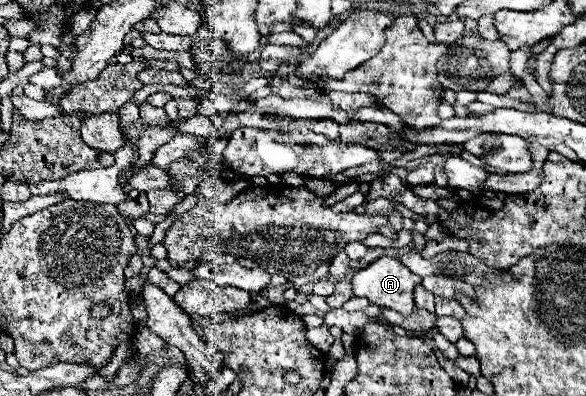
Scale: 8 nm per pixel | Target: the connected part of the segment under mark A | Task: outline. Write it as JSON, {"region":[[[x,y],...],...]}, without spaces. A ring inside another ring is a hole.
{"region":[[[380,257],[374,263],[370,263],[366,269],[360,269],[360,271],[354,273],[354,277],[352,277],[352,293],[356,297],[366,297],[370,303],[376,303],[380,307],[394,309],[394,311],[398,311],[398,313],[402,313],[406,317],[414,309],[414,287],[420,281],[422,279],[418,275],[414,275],[398,259],[394,259],[394,257]]]}

